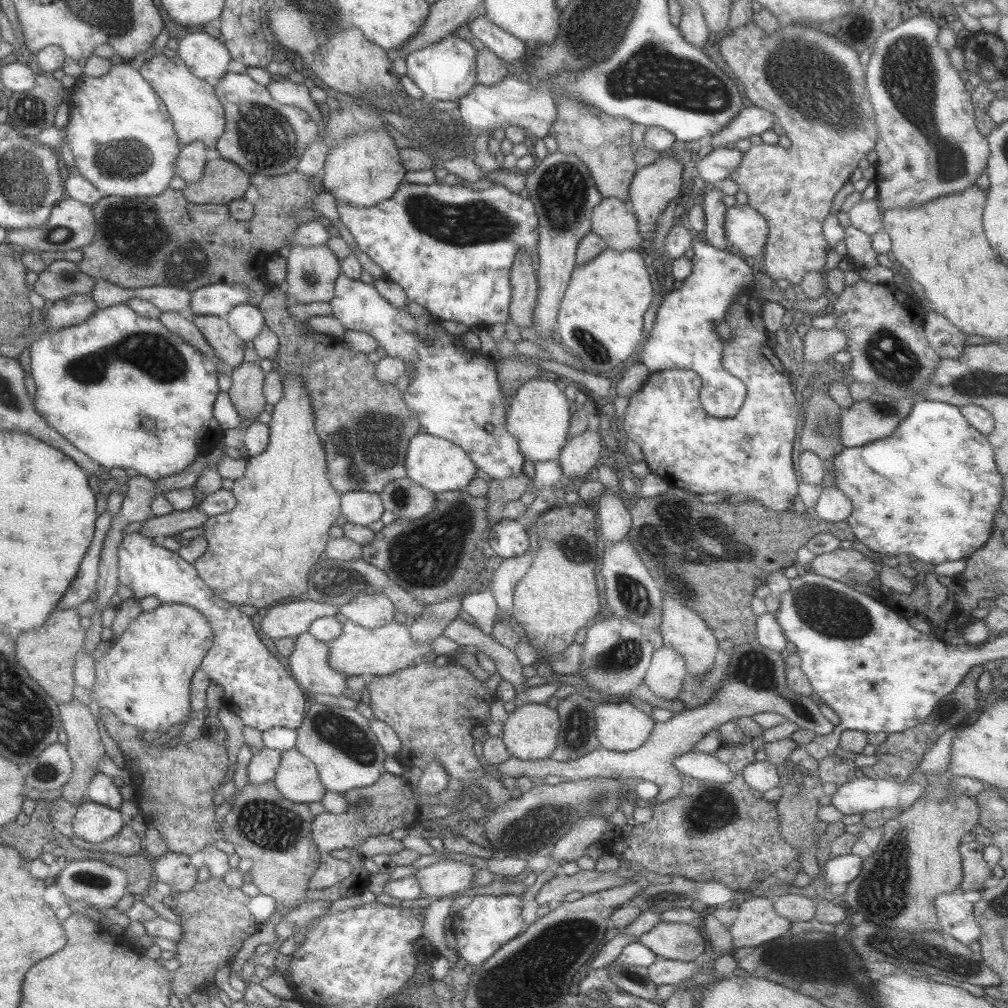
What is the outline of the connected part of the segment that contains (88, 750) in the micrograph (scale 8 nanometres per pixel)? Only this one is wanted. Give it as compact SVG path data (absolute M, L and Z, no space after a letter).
M74 698L70 702L59 704L58 708L60 709L64 732L67 732L67 748L73 762L70 780L61 787L61 796L68 802L79 806L86 799L92 777L96 773L101 772L99 765L102 763L102 758L106 755L106 749L100 739L100 732L96 723L97 718L92 715L88 705Z

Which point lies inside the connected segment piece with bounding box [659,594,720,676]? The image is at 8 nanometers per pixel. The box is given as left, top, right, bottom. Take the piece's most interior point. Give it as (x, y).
(683, 629)

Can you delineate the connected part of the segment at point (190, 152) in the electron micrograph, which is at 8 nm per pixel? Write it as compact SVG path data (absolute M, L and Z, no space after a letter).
M197 141L182 146L177 156L176 175L187 184L198 182L211 156L212 153L202 142Z

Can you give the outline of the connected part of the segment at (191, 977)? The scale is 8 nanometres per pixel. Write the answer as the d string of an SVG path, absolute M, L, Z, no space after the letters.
M205 865L198 869L196 884L188 892L164 898L172 910L172 918L182 925L182 938L173 954L180 961L180 967L173 971L171 980L173 992L181 1003L182 1000L190 1003L197 990L213 986L216 972L232 962L244 940L260 929L261 925L249 909L250 899L242 889L230 888L223 878L212 876Z

